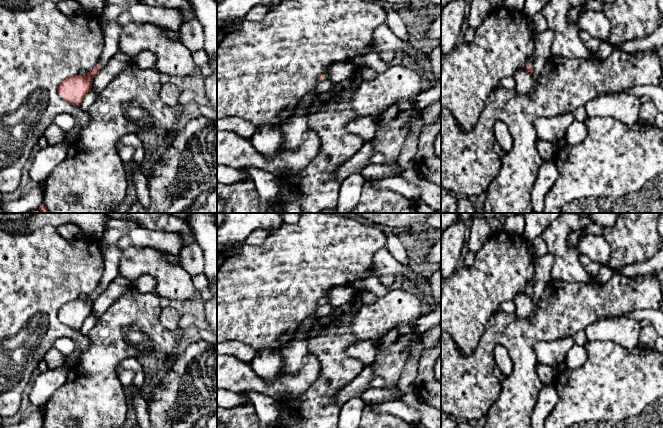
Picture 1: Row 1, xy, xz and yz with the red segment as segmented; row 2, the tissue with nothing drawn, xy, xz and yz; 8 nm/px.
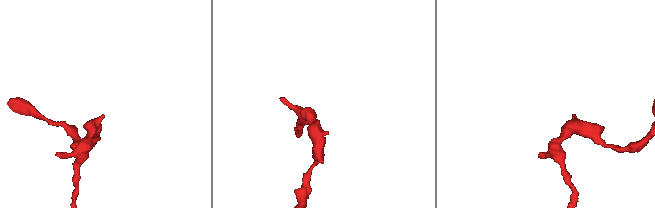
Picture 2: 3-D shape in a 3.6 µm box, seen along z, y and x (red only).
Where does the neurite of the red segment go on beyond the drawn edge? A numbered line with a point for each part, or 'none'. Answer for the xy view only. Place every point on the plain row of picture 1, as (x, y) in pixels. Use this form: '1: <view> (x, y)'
1: xy (112, 253)

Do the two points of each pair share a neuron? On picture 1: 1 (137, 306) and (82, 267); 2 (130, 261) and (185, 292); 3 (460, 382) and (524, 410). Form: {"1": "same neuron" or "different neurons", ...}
{"1": "different neurons", "2": "same neuron", "3": "same neuron"}

